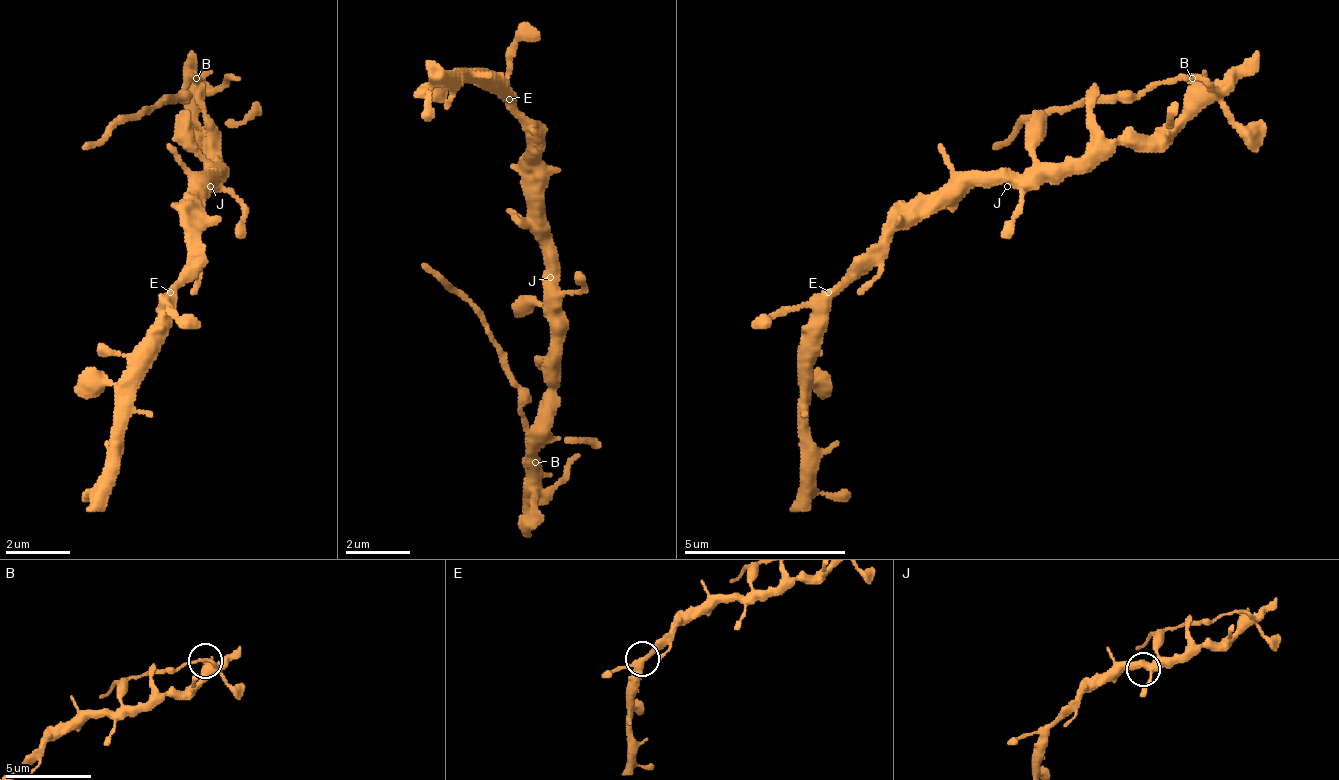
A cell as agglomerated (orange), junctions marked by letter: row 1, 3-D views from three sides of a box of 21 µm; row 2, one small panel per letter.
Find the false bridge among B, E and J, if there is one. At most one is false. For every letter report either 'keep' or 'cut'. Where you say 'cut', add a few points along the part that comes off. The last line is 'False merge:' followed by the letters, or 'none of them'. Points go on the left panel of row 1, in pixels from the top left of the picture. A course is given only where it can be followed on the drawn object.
B: cut | (194, 80), (170, 105), (145, 105), (80, 145)
E: keep
J: keep
False merge: B

